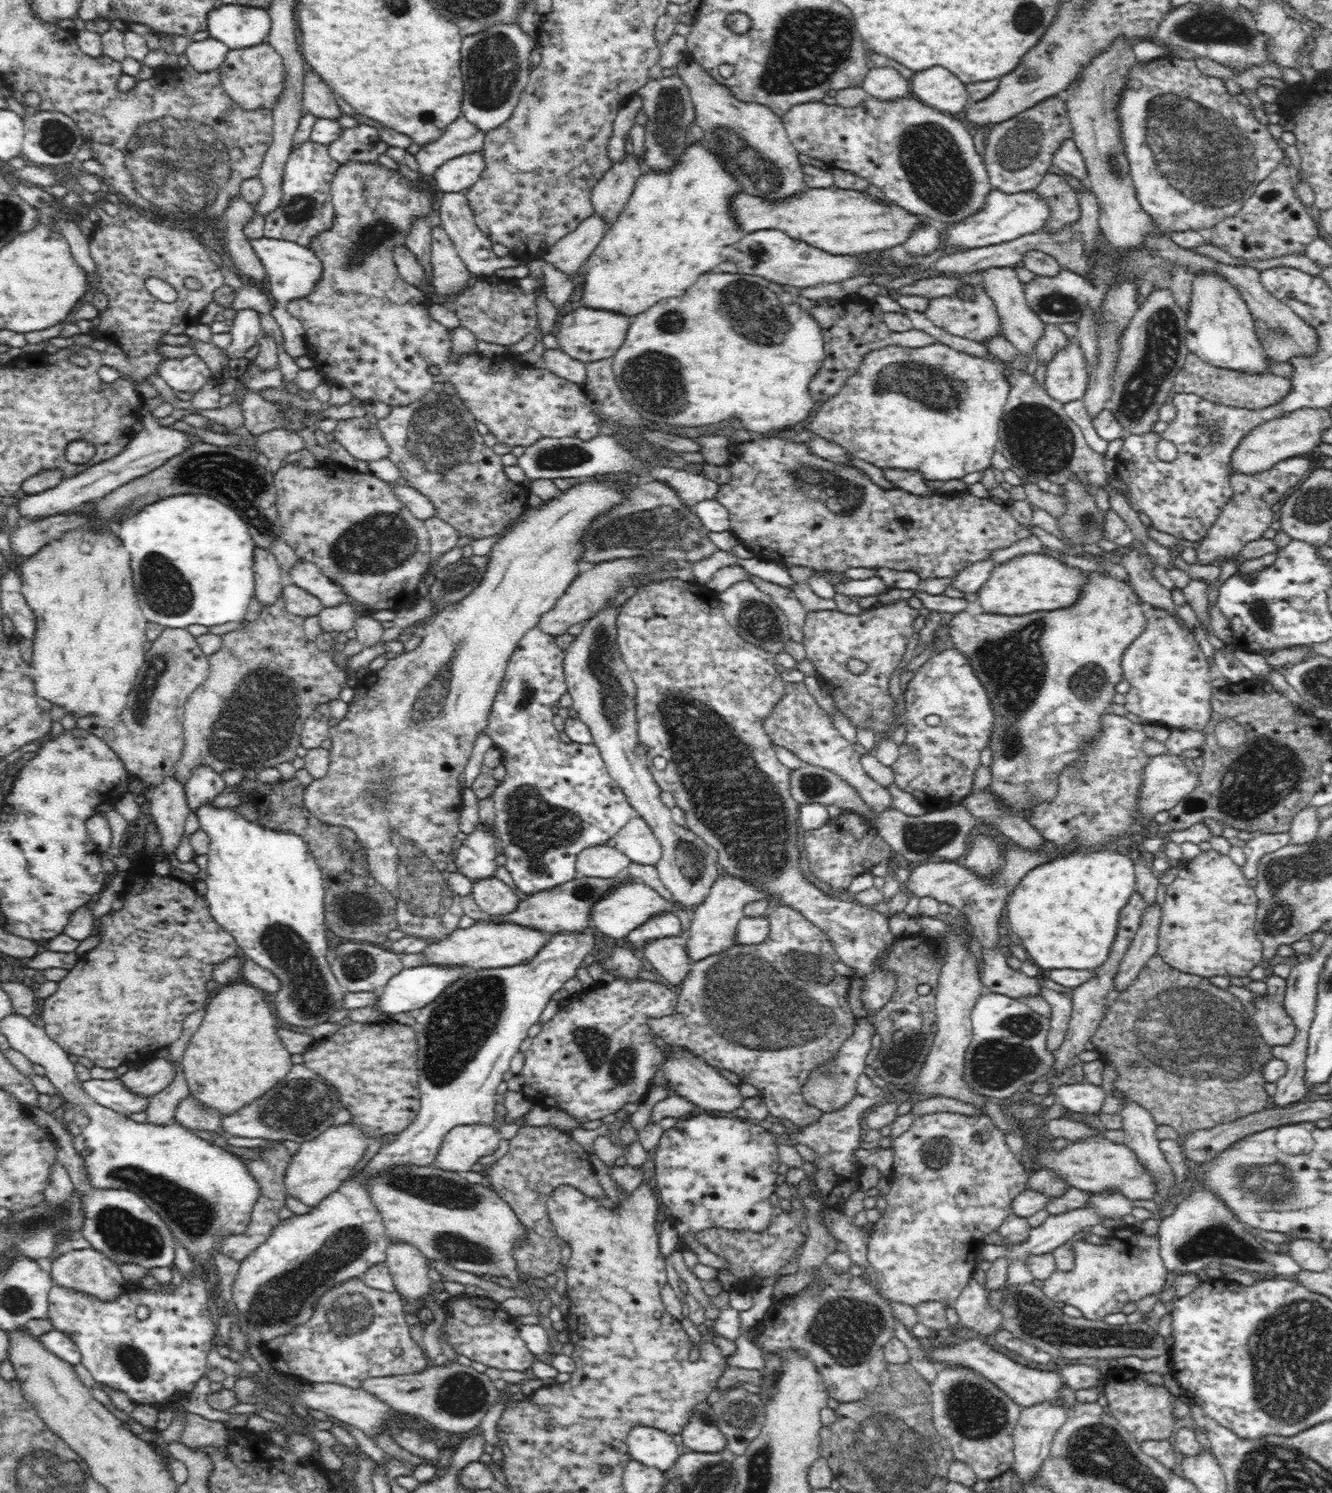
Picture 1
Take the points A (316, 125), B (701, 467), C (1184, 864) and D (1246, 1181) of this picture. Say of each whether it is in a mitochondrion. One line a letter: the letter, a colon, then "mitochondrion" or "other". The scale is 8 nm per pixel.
A: other
B: other
C: other
D: mitochondrion

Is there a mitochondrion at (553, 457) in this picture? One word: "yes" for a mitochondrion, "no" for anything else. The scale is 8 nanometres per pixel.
yes

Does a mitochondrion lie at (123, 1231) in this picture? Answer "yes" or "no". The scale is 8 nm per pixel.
yes

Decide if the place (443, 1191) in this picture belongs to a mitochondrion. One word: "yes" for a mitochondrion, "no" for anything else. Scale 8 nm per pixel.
yes

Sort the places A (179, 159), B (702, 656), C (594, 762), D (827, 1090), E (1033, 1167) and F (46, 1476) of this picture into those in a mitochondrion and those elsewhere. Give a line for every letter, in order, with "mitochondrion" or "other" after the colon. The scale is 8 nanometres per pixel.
A: mitochondrion
B: other
C: other
D: other
E: other
F: mitochondrion

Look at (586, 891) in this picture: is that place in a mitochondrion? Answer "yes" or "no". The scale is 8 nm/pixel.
yes

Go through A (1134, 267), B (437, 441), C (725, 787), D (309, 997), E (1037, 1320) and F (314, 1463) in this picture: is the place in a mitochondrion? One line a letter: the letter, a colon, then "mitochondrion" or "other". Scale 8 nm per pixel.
A: mitochondrion
B: mitochondrion
C: mitochondrion
D: mitochondrion
E: mitochondrion
F: other

